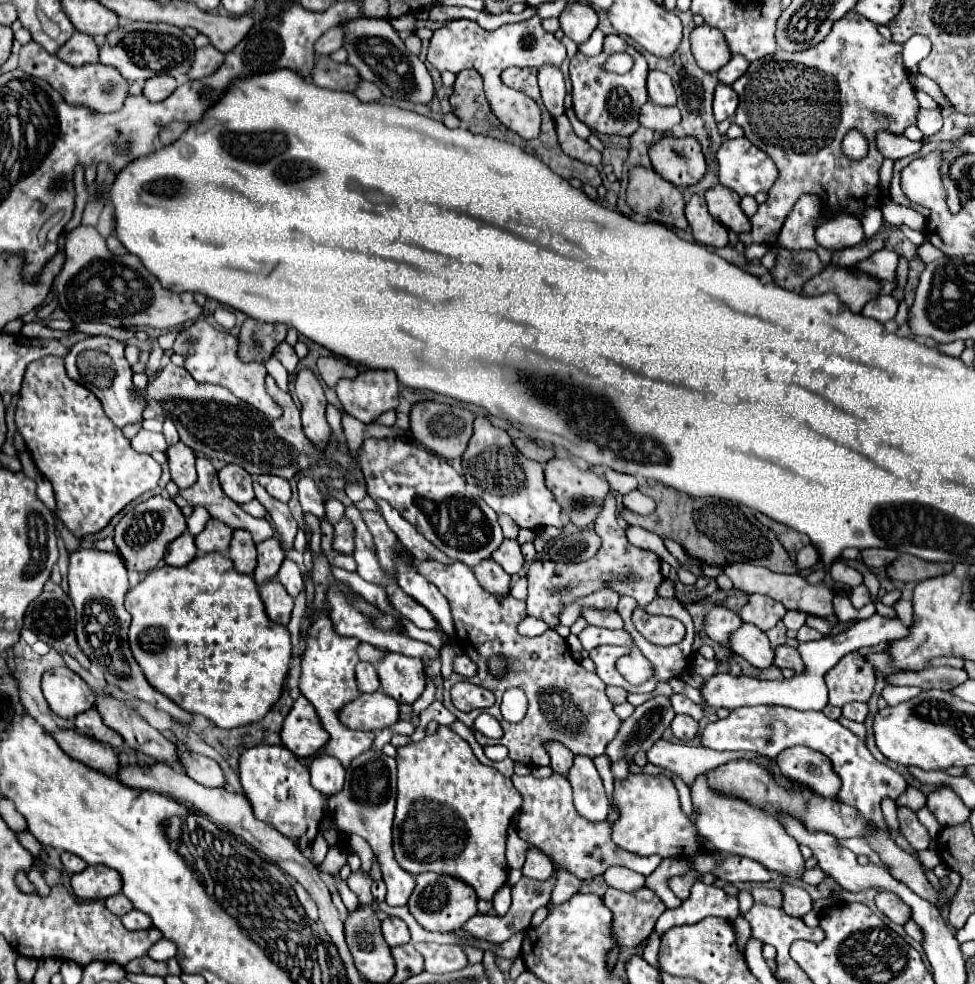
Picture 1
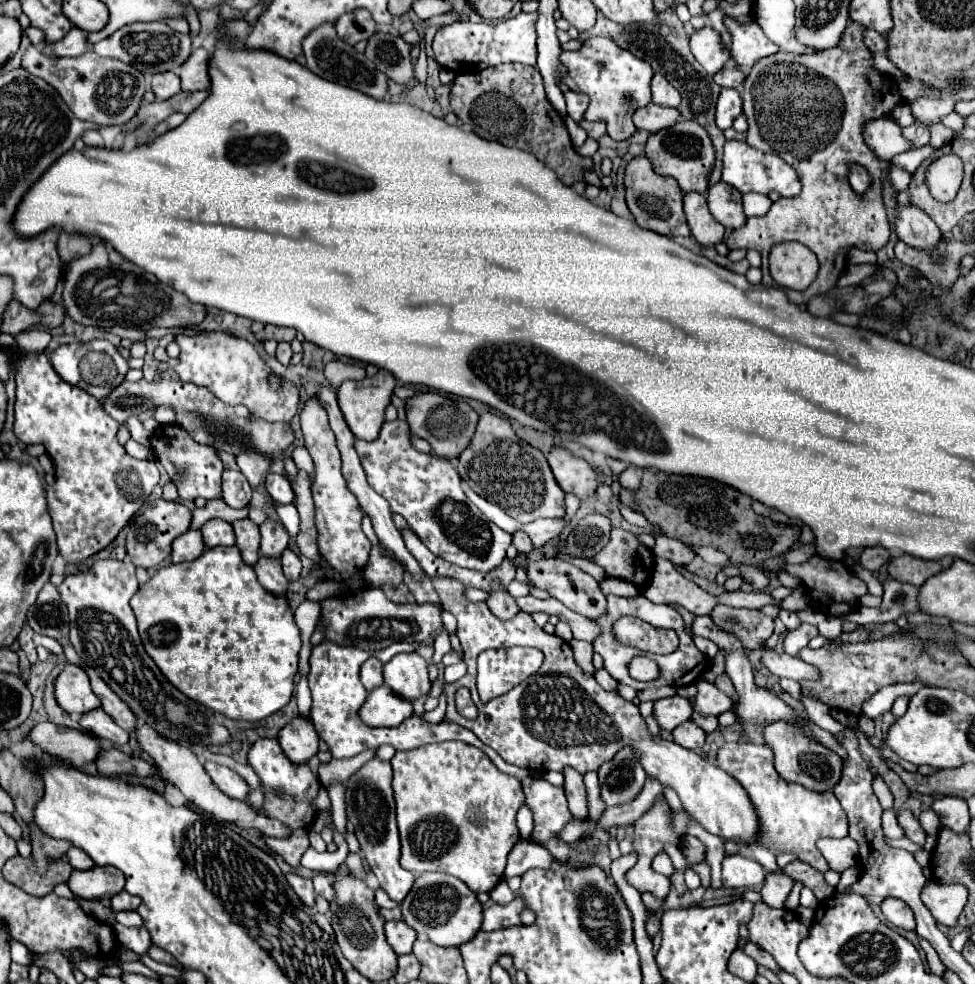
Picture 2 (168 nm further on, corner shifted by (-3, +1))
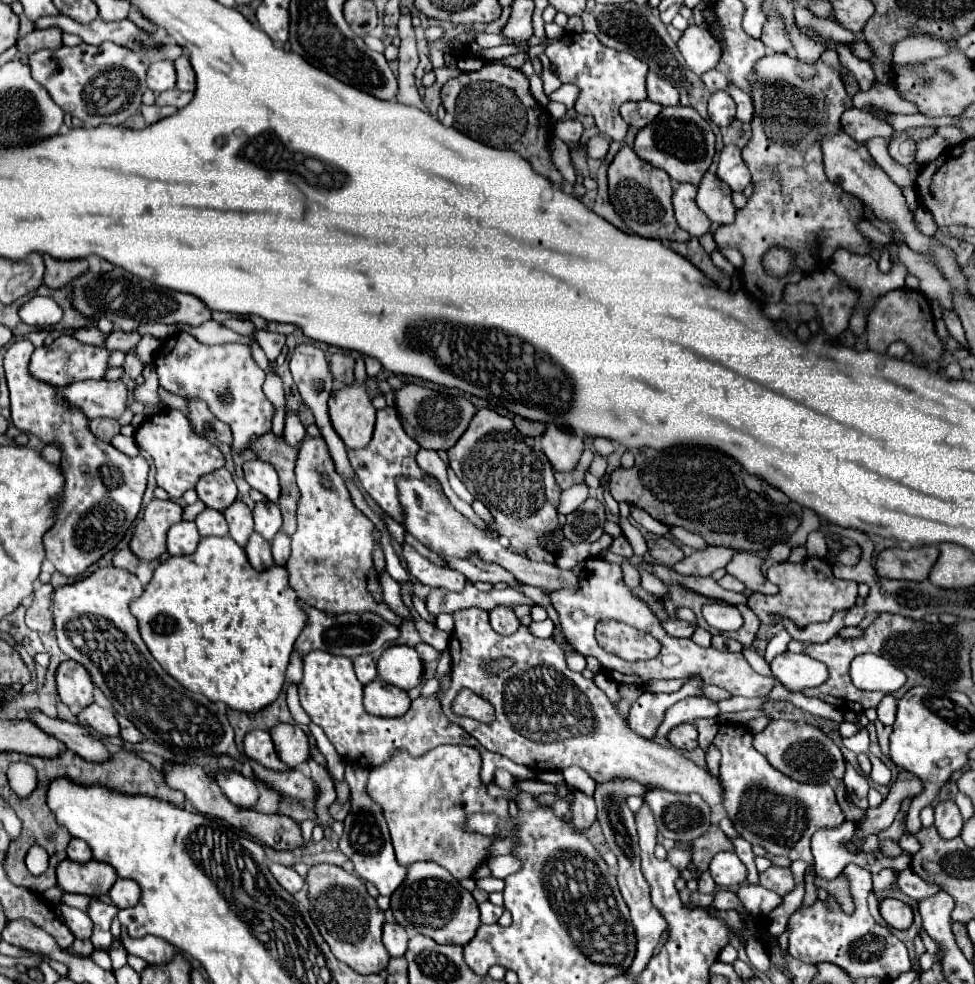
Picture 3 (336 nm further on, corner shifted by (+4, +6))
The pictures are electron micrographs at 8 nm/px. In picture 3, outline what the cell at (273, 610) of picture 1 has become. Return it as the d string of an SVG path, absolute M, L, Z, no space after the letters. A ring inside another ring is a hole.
M253 533L245 545L245 553L251 561L251 565L261 571L261 569L269 569L273 567L273 555L271 555L271 545L269 541L265 541L261 535Z

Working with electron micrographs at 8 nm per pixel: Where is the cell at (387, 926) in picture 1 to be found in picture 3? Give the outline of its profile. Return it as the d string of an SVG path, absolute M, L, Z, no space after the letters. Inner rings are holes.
M385 923L383 925L383 943L391 957L403 957L407 951L407 933L399 923Z

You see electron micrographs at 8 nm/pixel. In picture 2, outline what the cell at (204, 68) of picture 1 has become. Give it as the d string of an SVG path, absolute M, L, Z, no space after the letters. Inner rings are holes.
M196 48L190 56L188 62L182 64L180 70L180 80L182 80L182 90L200 90L200 88L210 88L210 76L208 76L208 58L210 52L204 48Z

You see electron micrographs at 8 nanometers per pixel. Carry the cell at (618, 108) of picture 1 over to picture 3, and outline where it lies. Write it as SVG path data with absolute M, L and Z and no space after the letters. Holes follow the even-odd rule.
M565 33L561 39L545 47L545 55L557 65L561 83L573 83L579 87L579 97L573 109L579 115L591 115L605 137L623 141L629 125L621 119L619 107L625 101L645 99L645 75L649 67L629 53L605 47L593 33Z

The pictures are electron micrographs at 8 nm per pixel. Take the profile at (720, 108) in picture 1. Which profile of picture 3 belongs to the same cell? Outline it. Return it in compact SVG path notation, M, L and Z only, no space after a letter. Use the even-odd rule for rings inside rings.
M717 91L709 99L709 117L715 125L725 127L735 119L735 101L727 91Z

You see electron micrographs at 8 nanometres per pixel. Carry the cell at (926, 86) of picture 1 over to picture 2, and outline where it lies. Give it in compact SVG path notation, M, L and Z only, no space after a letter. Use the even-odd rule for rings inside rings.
M872 29L865 30L864 43L872 52L886 53L886 49L888 48L885 38Z

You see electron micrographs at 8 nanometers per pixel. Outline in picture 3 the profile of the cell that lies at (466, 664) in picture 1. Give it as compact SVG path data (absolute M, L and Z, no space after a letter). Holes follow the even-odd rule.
M417 643L415 649L417 649L417 653L419 653L419 657L421 657L423 661L435 661L435 659L439 659L439 655L441 655L437 649L433 649L433 647L427 645L427 643Z

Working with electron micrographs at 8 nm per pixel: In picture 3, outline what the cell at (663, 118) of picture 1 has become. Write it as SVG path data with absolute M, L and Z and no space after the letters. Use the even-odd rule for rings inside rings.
M643 99L643 101L629 101L629 103L623 103L621 105L621 117L625 119L625 123L641 129L645 127L647 123L651 123L657 113L661 111L661 105L649 101L649 99Z

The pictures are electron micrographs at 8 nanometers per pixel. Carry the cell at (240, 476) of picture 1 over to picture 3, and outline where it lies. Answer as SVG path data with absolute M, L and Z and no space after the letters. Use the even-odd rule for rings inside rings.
M217 469L203 475L197 481L195 491L208 508L217 511L224 511L237 499L237 485L227 469Z

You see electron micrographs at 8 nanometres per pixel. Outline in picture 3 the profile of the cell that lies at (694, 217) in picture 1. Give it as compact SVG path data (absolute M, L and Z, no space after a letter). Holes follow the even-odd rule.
M675 183L673 187L673 207L677 225L693 237L701 237L709 231L711 221L703 215L703 211L695 203L697 187L689 183Z

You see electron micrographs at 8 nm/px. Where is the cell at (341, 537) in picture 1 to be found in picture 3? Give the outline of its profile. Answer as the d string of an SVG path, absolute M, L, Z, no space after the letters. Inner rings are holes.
M305 437L301 443L301 451L297 457L295 467L297 487L301 491L301 499L297 505L297 531L291 535L291 557L287 561L289 571L289 583L297 591L299 599L305 601L311 607L317 607L319 611L327 615L341 615L341 613L375 613L381 619L385 619L389 625L401 627L403 619L395 615L389 605L383 601L383 591L379 583L379 575L373 567L373 523L353 505L349 491L335 471L335 465L331 461L331 455L327 451L327 445L323 439Z

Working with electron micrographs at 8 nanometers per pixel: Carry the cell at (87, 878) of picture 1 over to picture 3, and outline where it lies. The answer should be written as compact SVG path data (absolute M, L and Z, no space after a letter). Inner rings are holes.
M65 859L57 865L57 885L67 893L81 893L87 897L97 897L107 893L117 881L117 873L109 863L91 859L89 863L75 863Z

